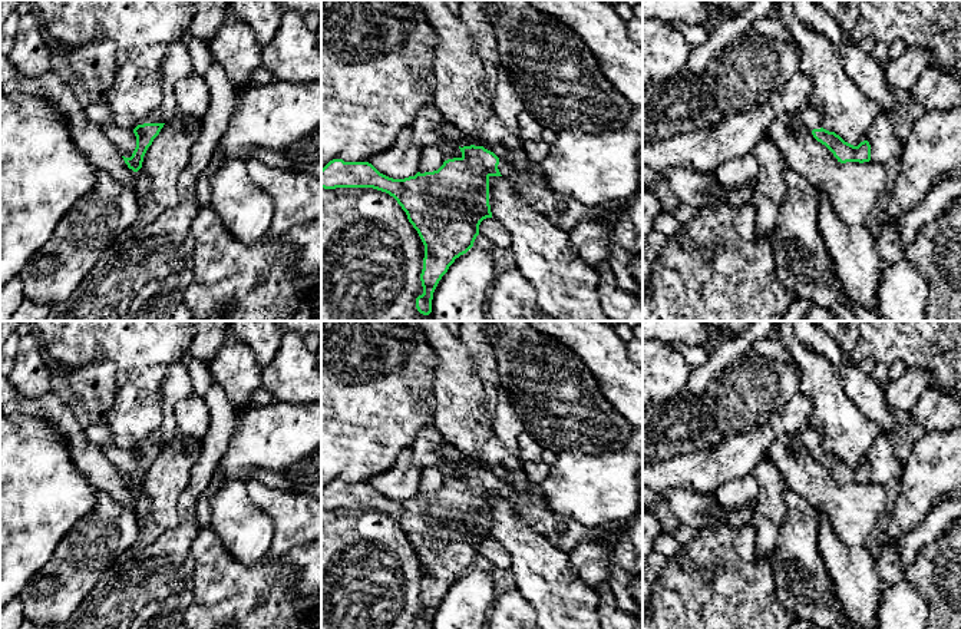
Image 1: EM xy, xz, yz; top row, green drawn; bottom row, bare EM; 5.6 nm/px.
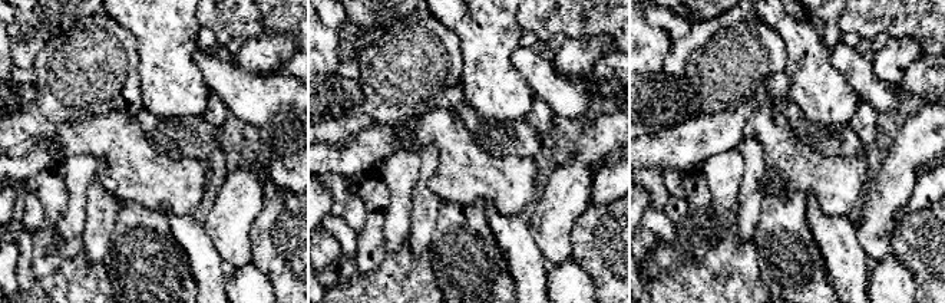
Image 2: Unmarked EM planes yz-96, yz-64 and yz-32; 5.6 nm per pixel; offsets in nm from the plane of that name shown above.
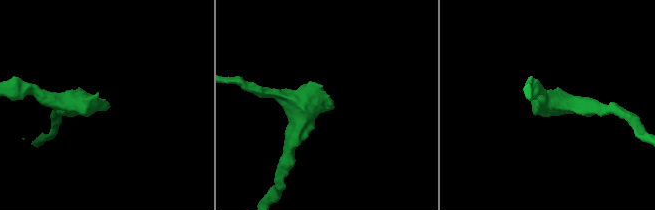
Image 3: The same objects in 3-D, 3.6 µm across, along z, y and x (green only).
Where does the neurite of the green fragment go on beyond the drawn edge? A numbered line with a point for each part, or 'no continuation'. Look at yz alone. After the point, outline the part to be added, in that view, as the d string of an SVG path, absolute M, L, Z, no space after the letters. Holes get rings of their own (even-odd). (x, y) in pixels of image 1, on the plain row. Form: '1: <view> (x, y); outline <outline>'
1: yz (811, 439); outline M806 427L796 434L797 440L806 447L809 453L822 448L822 436L812 427Z

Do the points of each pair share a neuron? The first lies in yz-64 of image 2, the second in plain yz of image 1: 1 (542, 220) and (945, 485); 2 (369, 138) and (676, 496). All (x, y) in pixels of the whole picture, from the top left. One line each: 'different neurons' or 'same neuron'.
1: same neuron
2: different neurons

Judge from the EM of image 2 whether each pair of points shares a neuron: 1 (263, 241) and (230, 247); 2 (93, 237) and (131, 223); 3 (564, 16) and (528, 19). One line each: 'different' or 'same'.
1: different
2: different
3: same

